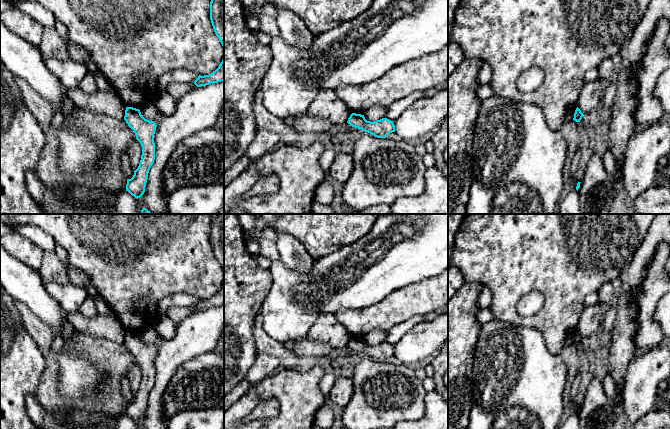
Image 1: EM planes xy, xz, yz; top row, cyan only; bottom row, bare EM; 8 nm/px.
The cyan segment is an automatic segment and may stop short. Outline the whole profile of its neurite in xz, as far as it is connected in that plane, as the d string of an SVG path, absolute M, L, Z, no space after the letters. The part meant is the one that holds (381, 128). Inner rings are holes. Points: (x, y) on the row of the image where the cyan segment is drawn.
M352 113L348 118L347 123L352 127L368 132L377 138L386 138L388 134L395 132L393 121L387 118L371 122L367 121L364 115Z

